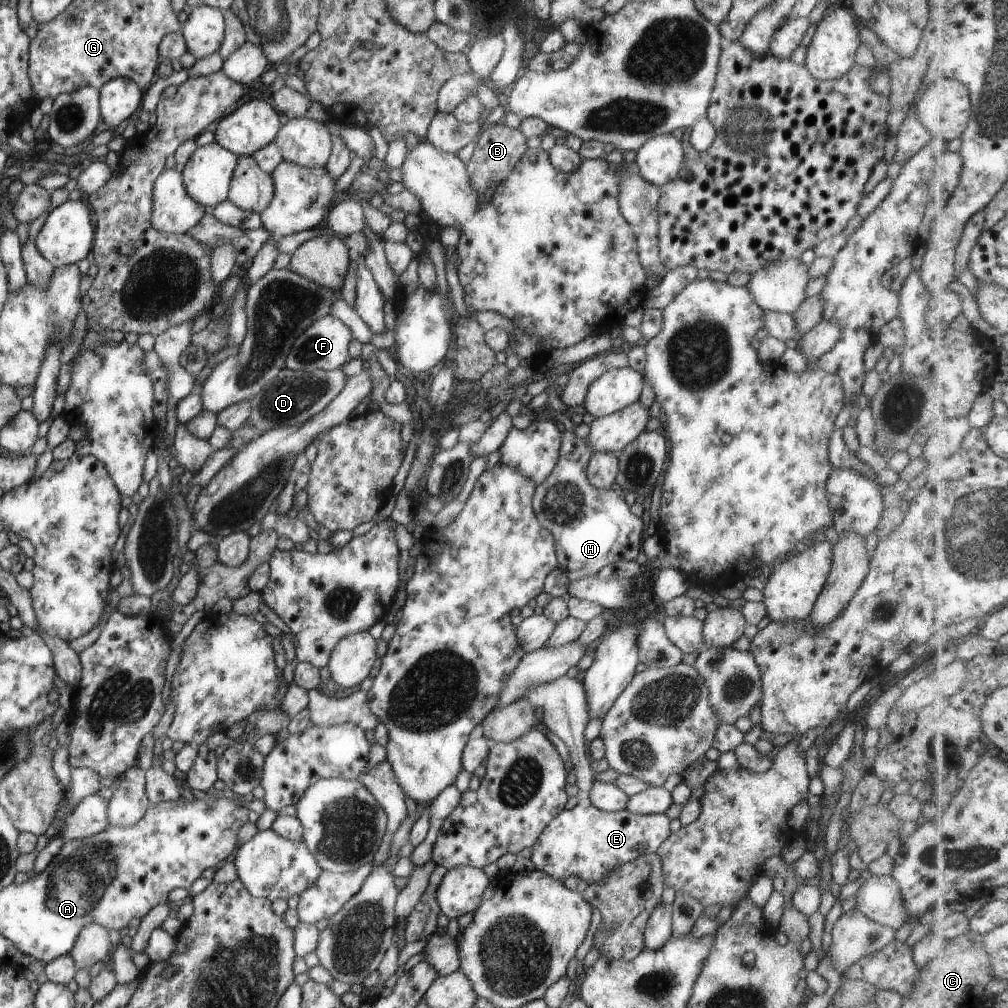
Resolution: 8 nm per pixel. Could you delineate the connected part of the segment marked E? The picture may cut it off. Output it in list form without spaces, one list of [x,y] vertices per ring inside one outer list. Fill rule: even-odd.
[[[581,795],[576,807],[562,810],[542,830],[531,846],[531,860],[536,869],[556,880],[564,881],[574,876],[588,884],[600,884],[614,868],[620,868],[642,853],[656,853],[672,832],[670,821],[666,814],[634,814],[627,809],[604,812],[596,808],[586,795]]]

